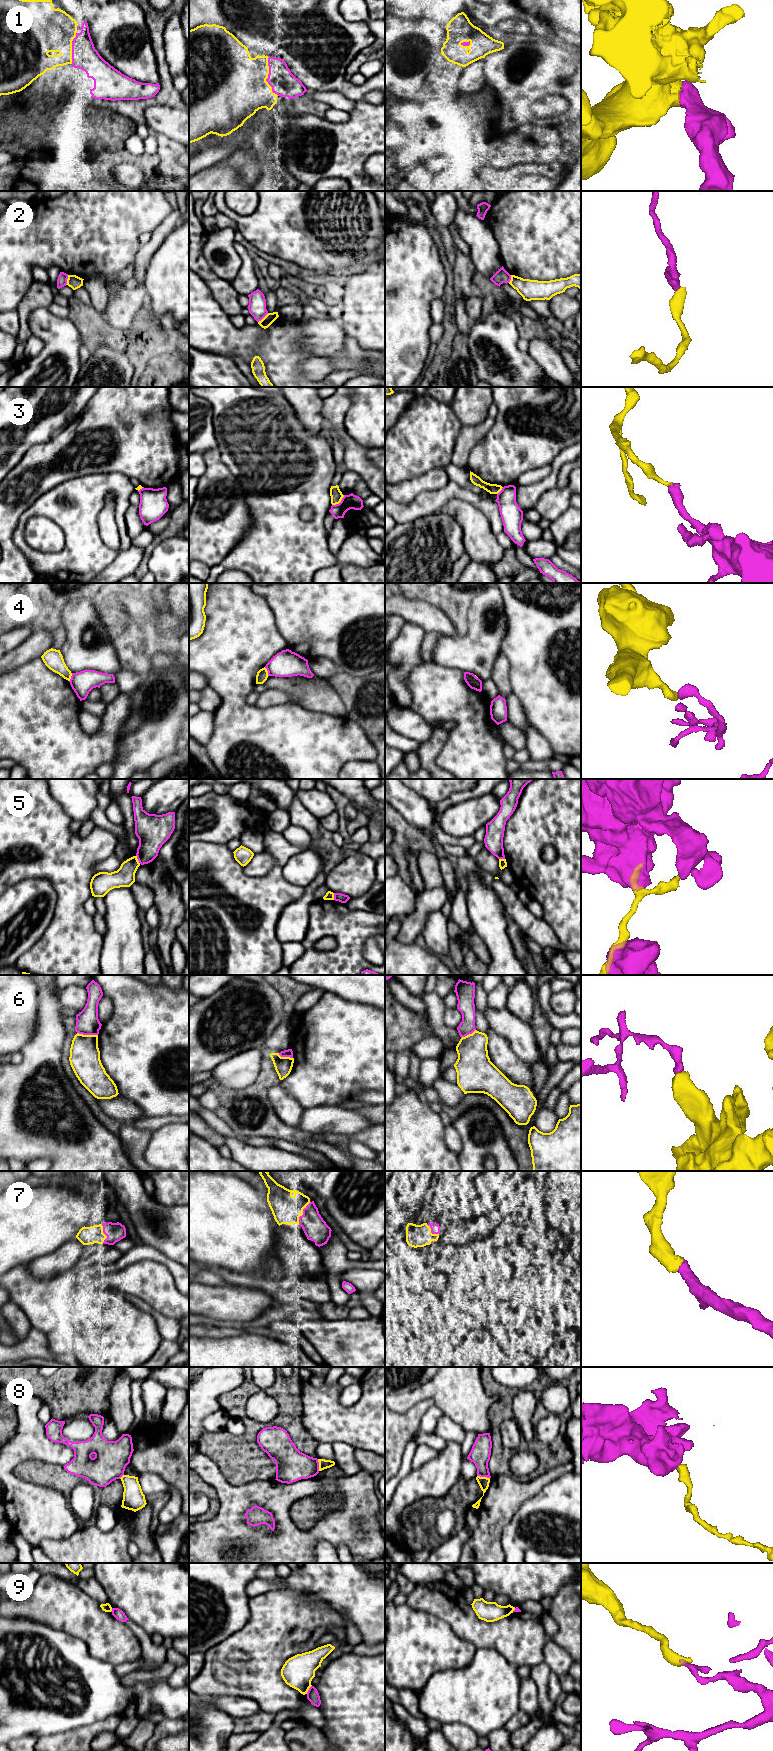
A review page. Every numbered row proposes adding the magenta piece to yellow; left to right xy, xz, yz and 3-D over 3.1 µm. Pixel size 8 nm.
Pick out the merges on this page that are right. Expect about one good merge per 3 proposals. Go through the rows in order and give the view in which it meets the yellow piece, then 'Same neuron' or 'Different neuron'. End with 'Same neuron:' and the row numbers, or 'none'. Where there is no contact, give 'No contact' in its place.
1: Touches yellow in xz. Same neuron
2: Touches yellow in xz. Different neuron
3: Touches yellow in xz. Different neuron
4: Touches yellow in xz. Different neuron
5: Touches yellow in xy. Different neuron
6: Touches yellow in xy. Different neuron
7: Touches yellow in xz. Same neuron
8: Touches yellow in yz. Different neuron
9: Touches yellow in xz. Different neuron
Same neuron: 1, 7

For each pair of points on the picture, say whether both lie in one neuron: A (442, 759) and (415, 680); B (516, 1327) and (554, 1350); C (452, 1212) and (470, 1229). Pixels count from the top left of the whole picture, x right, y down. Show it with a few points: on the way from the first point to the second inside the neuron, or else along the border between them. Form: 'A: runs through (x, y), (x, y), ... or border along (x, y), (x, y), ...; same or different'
A: runs through (460, 739), (460, 722), (435, 697); same
B: border along (553, 1342), (547, 1349), (545, 1356); different
C: border along (478, 1217), (468, 1220); different

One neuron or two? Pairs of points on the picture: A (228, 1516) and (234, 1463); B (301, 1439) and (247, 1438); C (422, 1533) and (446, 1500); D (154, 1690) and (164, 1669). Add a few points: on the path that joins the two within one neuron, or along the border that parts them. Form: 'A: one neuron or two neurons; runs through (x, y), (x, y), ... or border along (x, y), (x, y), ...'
A: two neurons; border along (217, 1465), (233, 1484), (255, 1480)
B: one neuron; runs through (288, 1425), (286, 1423), (272, 1423), (261, 1425)
C: one neuron; runs through (423, 1524), (424, 1517), (437, 1504)
D: two neurons; border along (166, 1677), (136, 1683)

